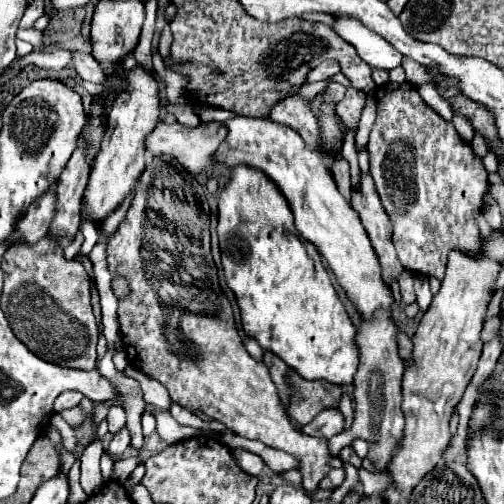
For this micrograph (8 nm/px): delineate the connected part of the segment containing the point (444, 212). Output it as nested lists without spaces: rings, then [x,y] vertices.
[[[404,81],[386,83],[378,89],[378,119],[370,133],[368,153],[370,173],[394,227],[392,241],[398,251],[398,259],[406,269],[442,281],[446,259],[452,249],[468,251],[470,255],[480,251],[476,211],[484,205],[484,195],[488,191],[488,171],[482,163],[482,157],[474,155],[472,145],[458,135],[450,121],[442,119],[420,99],[414,85]]]

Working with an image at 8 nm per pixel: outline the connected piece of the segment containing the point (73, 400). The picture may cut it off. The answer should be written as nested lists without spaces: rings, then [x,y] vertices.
[[[64,391],[62,395],[56,397],[56,401],[54,401],[54,411],[60,413],[60,411],[64,411],[64,409],[78,407],[82,399],[84,399],[84,395],[78,393],[78,391]]]

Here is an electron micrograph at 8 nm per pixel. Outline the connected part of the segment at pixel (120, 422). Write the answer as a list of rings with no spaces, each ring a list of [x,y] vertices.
[[[112,403],[110,411],[108,411],[108,429],[110,429],[110,433],[118,433],[124,425],[126,425],[126,411],[120,405]]]

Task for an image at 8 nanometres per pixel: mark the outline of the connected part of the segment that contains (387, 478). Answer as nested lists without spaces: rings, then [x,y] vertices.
[[[358,469],[360,481],[363,484],[363,495],[370,496],[384,491],[392,485],[392,476],[389,473],[374,473]]]

